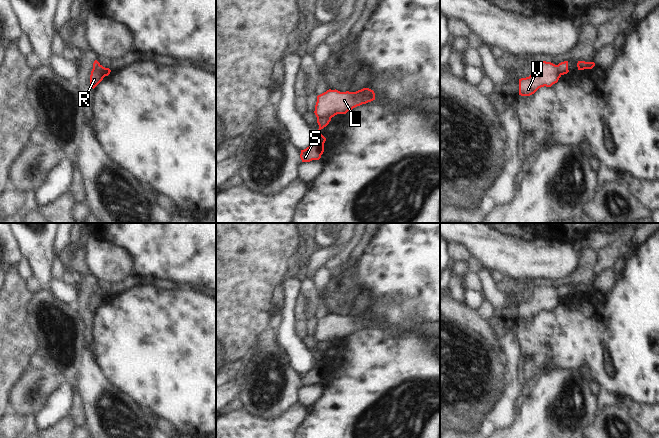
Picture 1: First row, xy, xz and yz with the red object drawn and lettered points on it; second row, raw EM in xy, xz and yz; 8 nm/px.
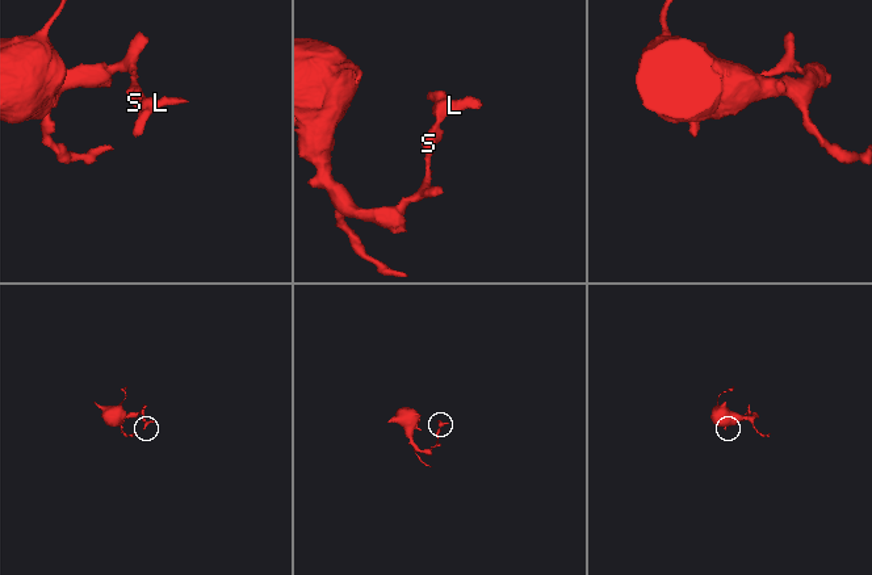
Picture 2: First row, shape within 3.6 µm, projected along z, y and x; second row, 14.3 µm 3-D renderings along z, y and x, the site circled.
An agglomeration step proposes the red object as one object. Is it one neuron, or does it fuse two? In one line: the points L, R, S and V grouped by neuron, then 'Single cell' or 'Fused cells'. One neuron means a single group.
Groups: L R V / S. Fused cells.

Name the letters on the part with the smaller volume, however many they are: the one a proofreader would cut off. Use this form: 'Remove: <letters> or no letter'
Remove: L, R, V

